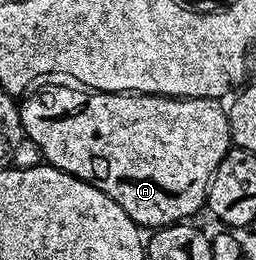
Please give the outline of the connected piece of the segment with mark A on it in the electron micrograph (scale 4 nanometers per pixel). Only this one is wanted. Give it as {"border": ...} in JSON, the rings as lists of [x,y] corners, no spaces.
{"border":[[[53,84],[34,96],[26,95],[20,101],[21,125],[28,140],[35,142],[41,151],[41,159],[44,163],[57,168],[60,172],[71,174],[107,194],[111,202],[115,202],[127,215],[142,229],[156,230],[165,228],[169,224],[179,224],[193,218],[197,211],[204,209],[209,195],[209,183],[223,158],[229,153],[231,141],[229,139],[229,114],[226,105],[220,99],[212,96],[200,96],[199,98],[179,98],[178,96],[145,96],[142,92],[95,92],[84,86],[70,86],[65,84]]]}

